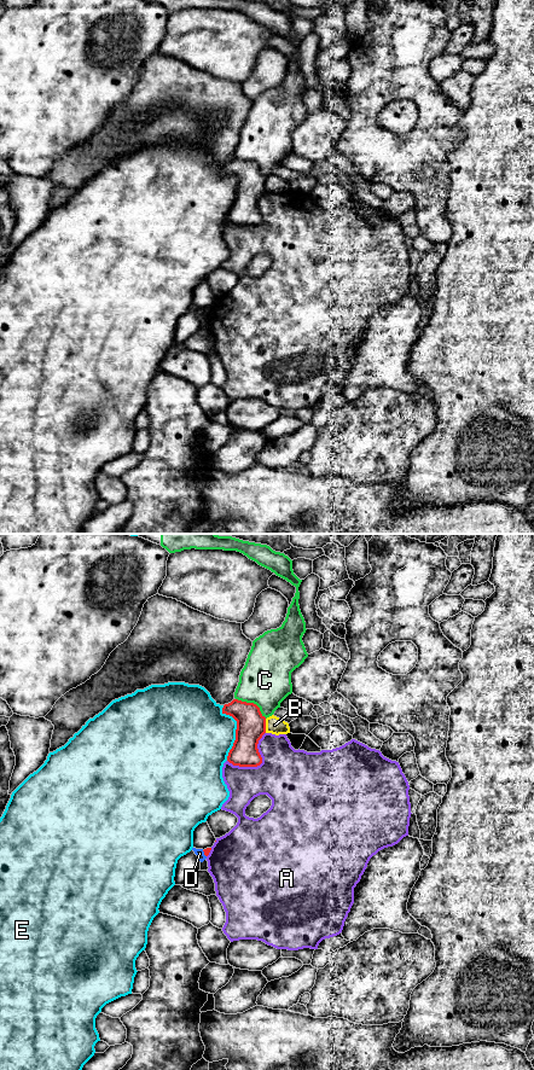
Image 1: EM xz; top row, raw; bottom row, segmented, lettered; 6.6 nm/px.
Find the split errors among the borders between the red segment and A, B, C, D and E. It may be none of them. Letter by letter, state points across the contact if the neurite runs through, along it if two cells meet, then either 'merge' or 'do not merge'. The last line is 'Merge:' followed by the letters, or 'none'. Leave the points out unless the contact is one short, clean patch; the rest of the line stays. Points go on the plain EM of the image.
A: do not merge
B: border xz (265, 178), (266, 191); do not merge
C: do not merge
D: border xz (202, 309), (205, 315); do not merge
E: do not merge
Merge: none

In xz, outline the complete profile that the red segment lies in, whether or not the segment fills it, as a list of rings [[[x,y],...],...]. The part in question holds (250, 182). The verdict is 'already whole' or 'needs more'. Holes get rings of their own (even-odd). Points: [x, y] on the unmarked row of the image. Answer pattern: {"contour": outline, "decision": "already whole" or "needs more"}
{"contour": [[[233,158],[225,163],[222,173],[237,180],[236,199],[227,220],[239,226],[257,226],[262,222],[257,203],[266,192],[266,176],[254,162]]], "decision": "already whole"}

